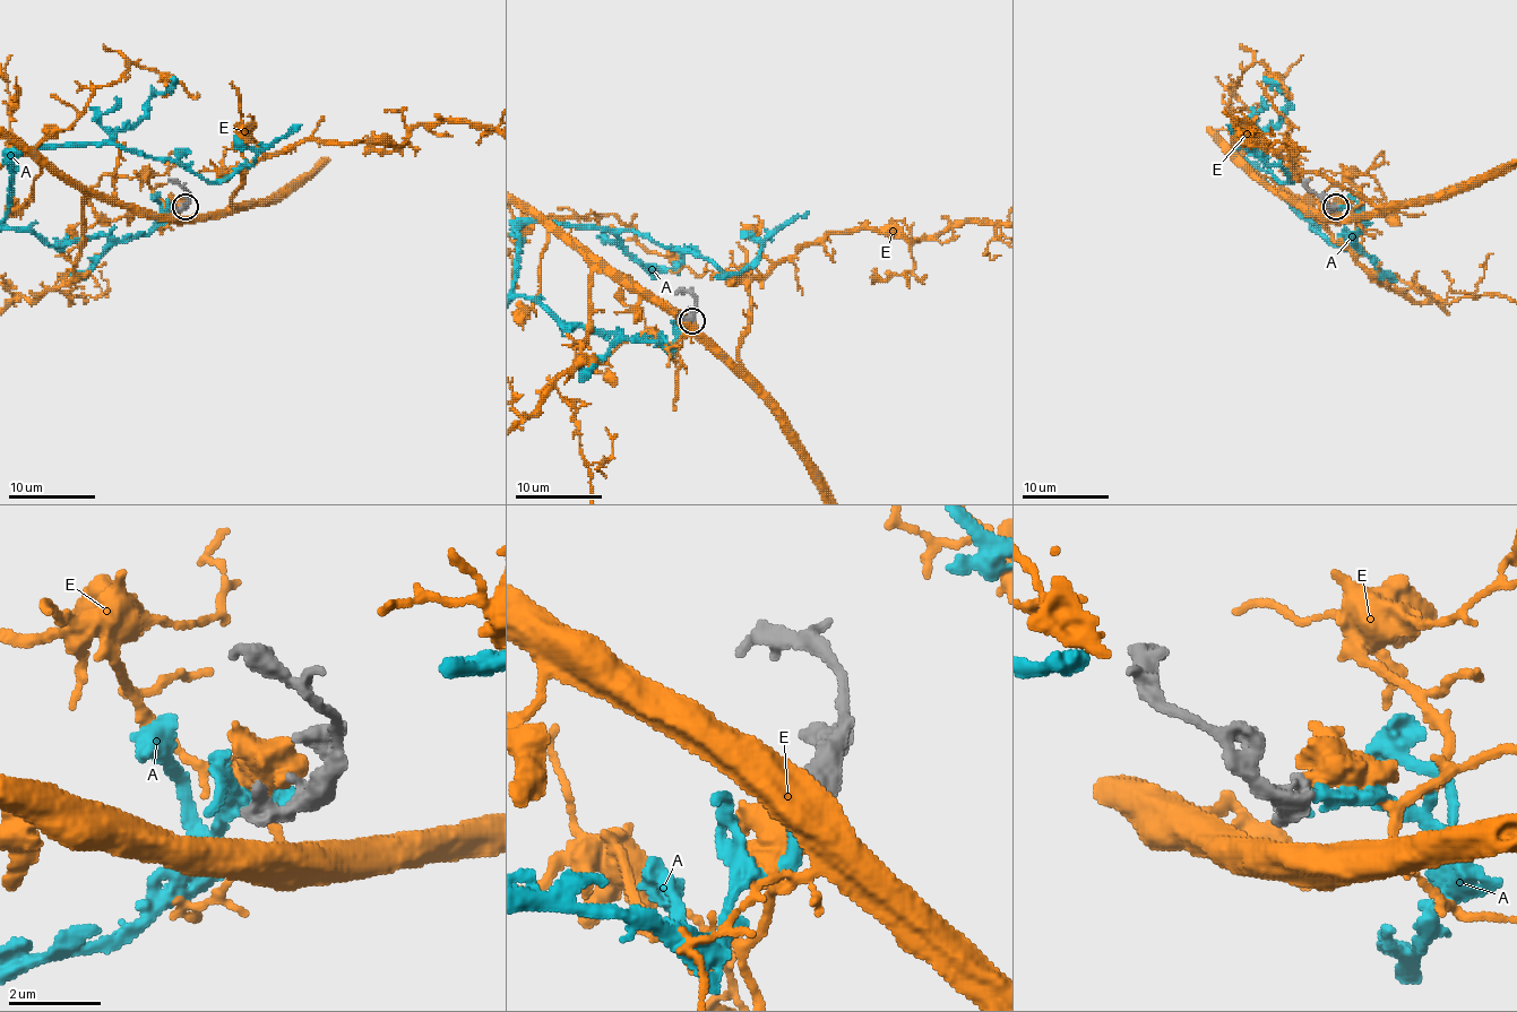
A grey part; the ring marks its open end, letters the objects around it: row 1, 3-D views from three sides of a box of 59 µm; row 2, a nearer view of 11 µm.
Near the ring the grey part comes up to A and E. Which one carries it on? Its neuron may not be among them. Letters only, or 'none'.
A

